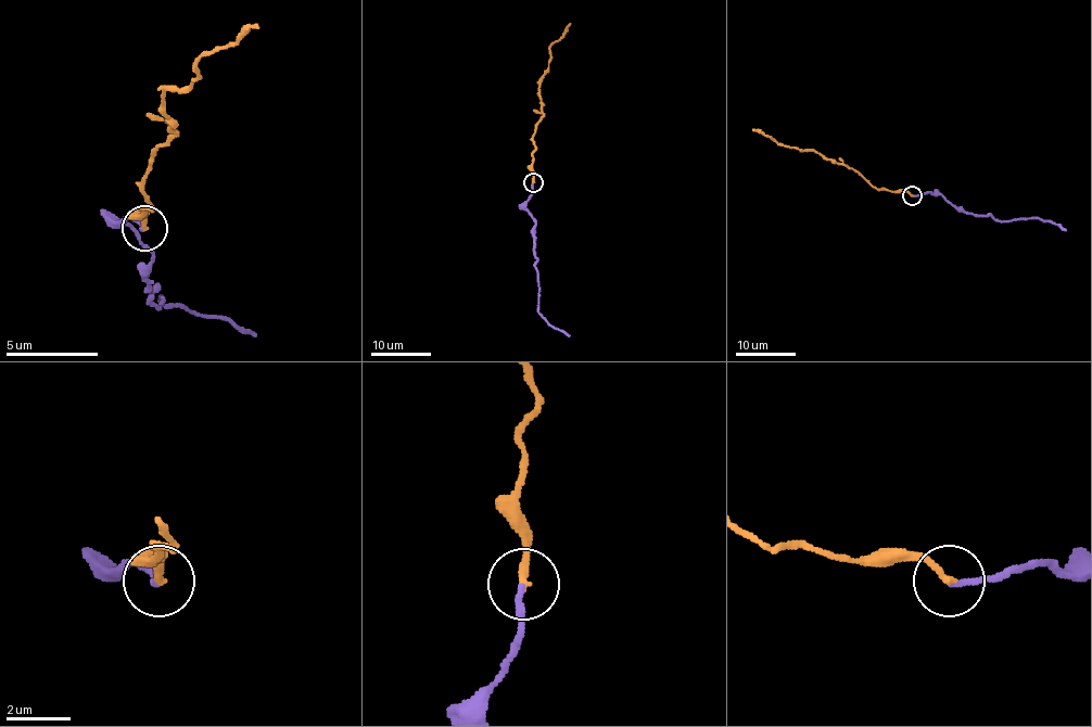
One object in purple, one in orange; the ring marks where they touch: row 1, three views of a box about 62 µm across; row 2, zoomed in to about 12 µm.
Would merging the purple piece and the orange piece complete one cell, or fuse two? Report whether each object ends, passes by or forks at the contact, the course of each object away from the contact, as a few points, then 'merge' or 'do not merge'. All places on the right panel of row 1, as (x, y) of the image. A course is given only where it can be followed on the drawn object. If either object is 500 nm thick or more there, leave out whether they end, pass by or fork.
purple ends there; orange ends there; purple runs (912, 195), (939, 194), (966, 212), (991, 215), (1000, 221), (1050, 219), (1064, 230); orange runs (912, 195), (905, 191), (874, 188), (845, 164), (833, 163), (817, 152), (776, 142), (753, 128); merge

